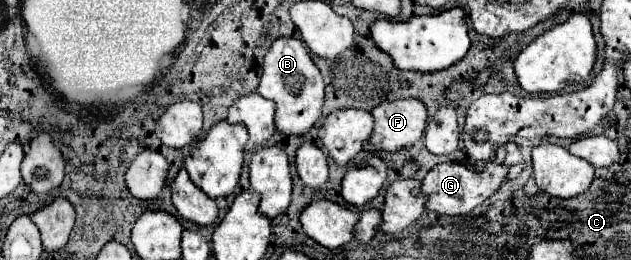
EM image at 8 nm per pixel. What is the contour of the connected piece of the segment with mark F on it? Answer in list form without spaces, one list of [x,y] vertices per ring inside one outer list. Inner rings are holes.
[[[420,99],[386,101],[372,109],[374,131],[366,141],[368,151],[398,151],[414,145],[426,127],[426,107]]]

